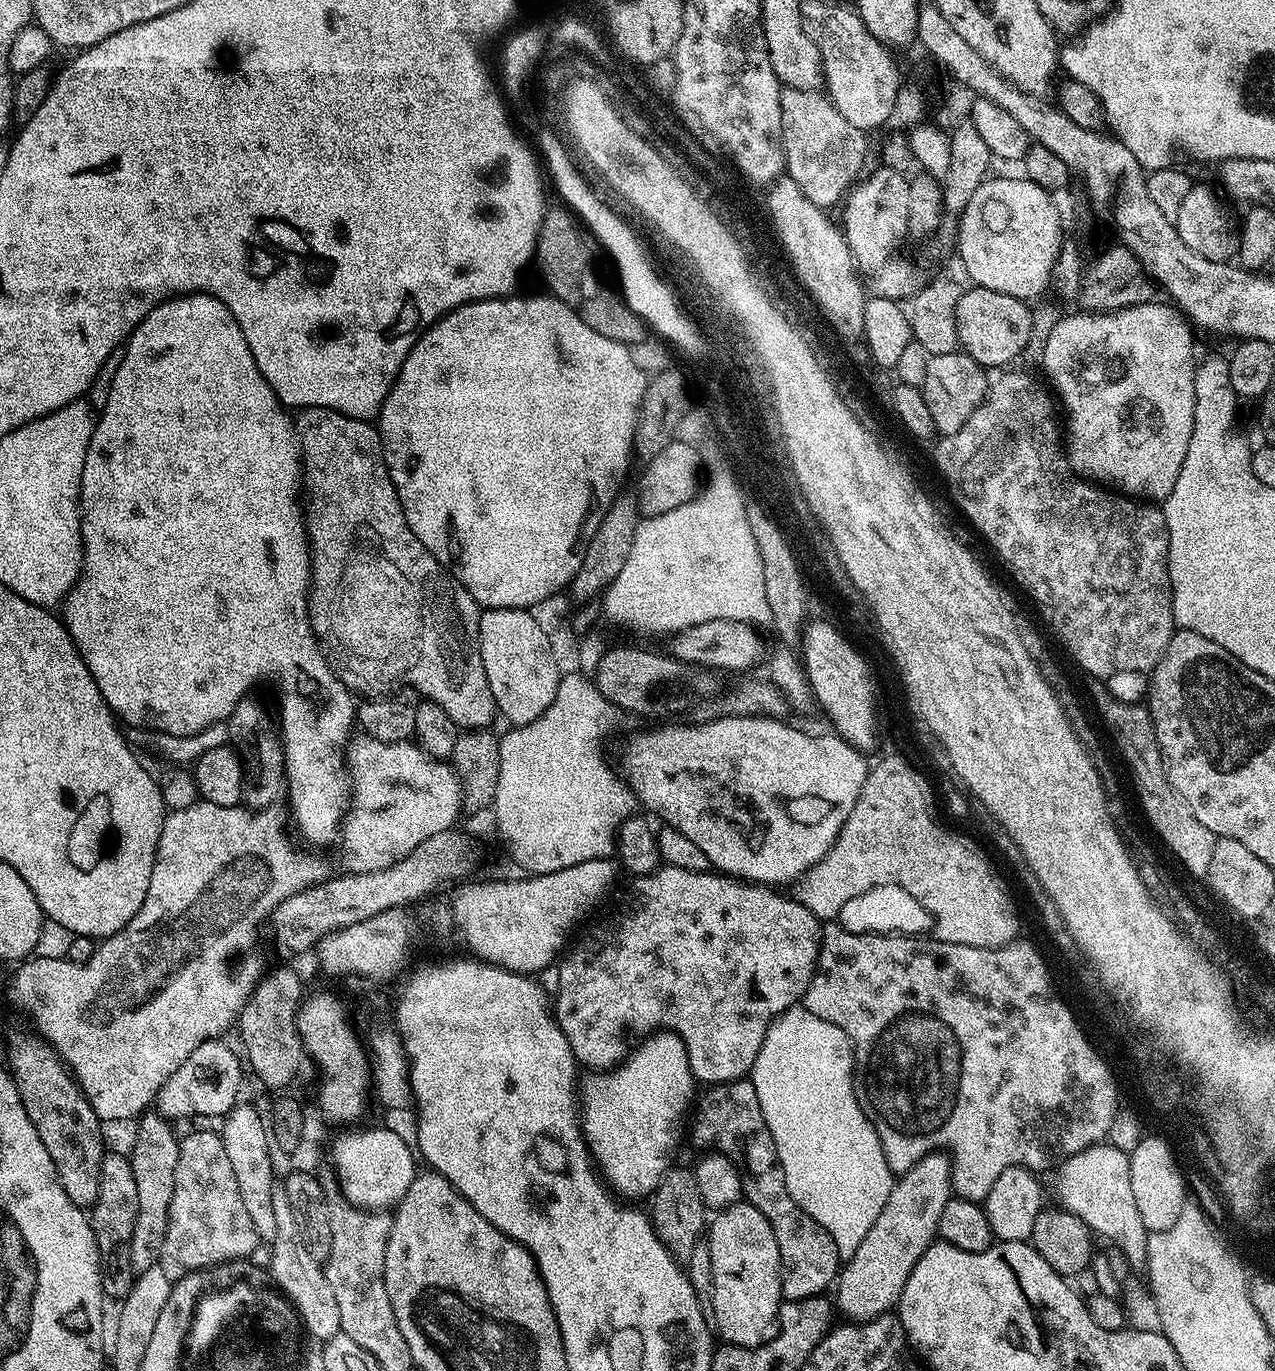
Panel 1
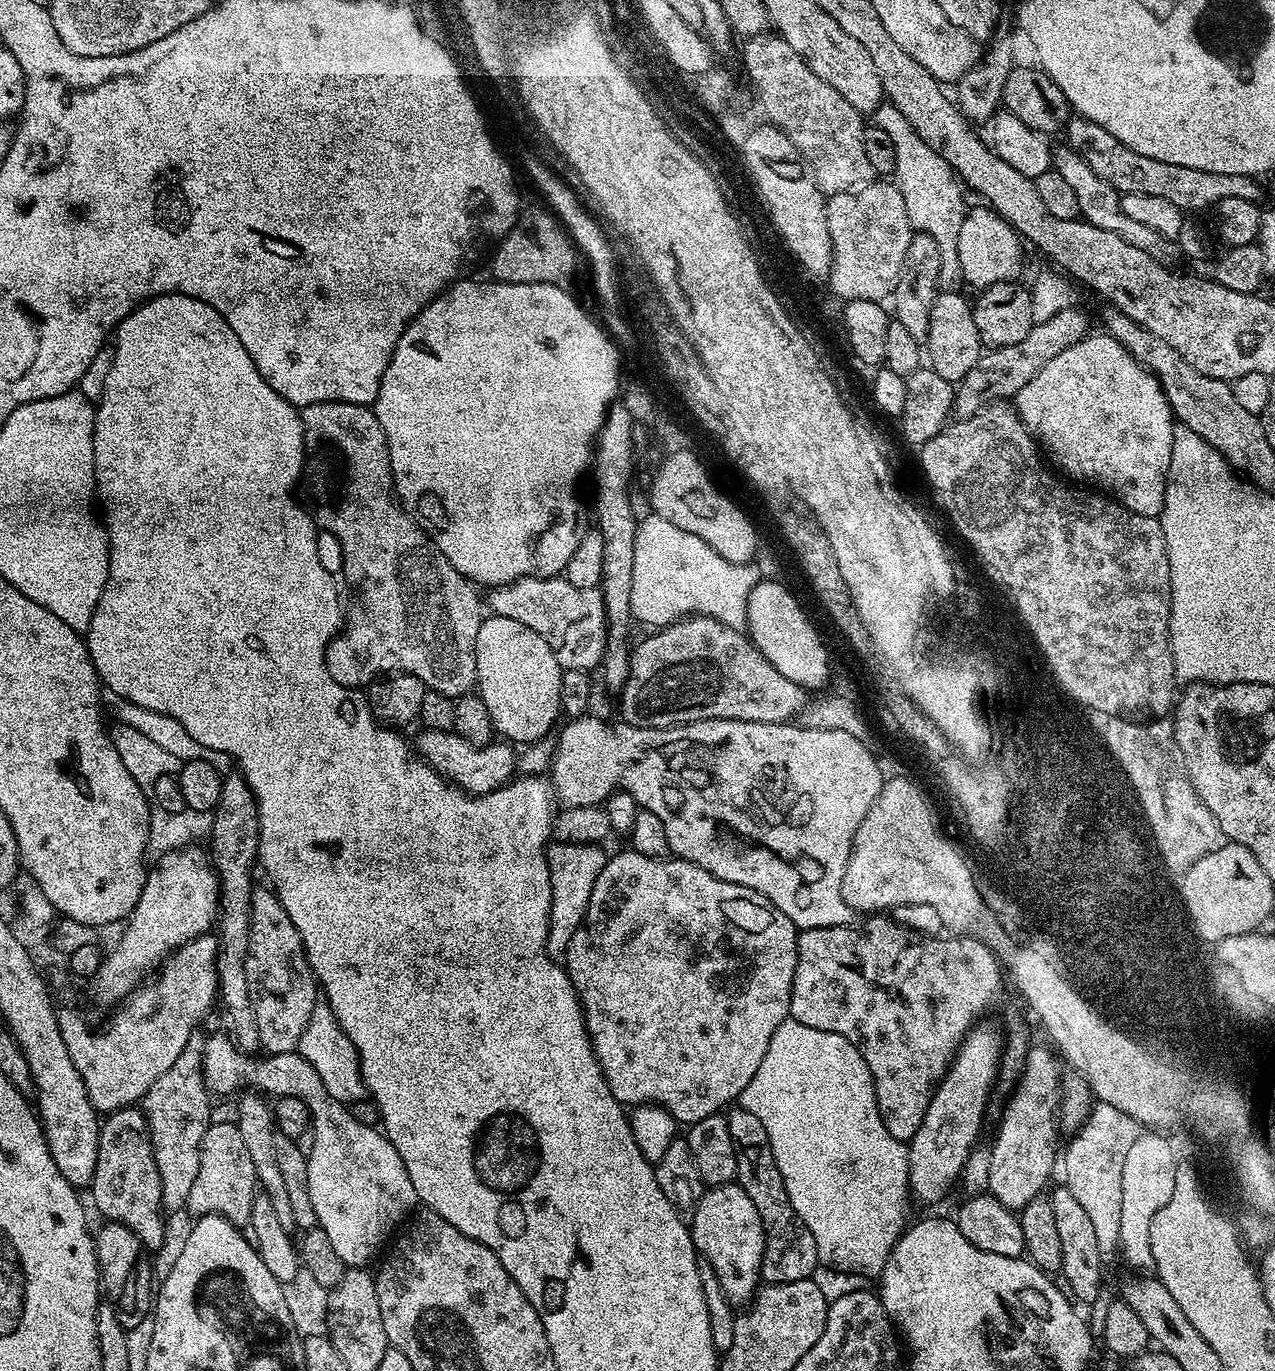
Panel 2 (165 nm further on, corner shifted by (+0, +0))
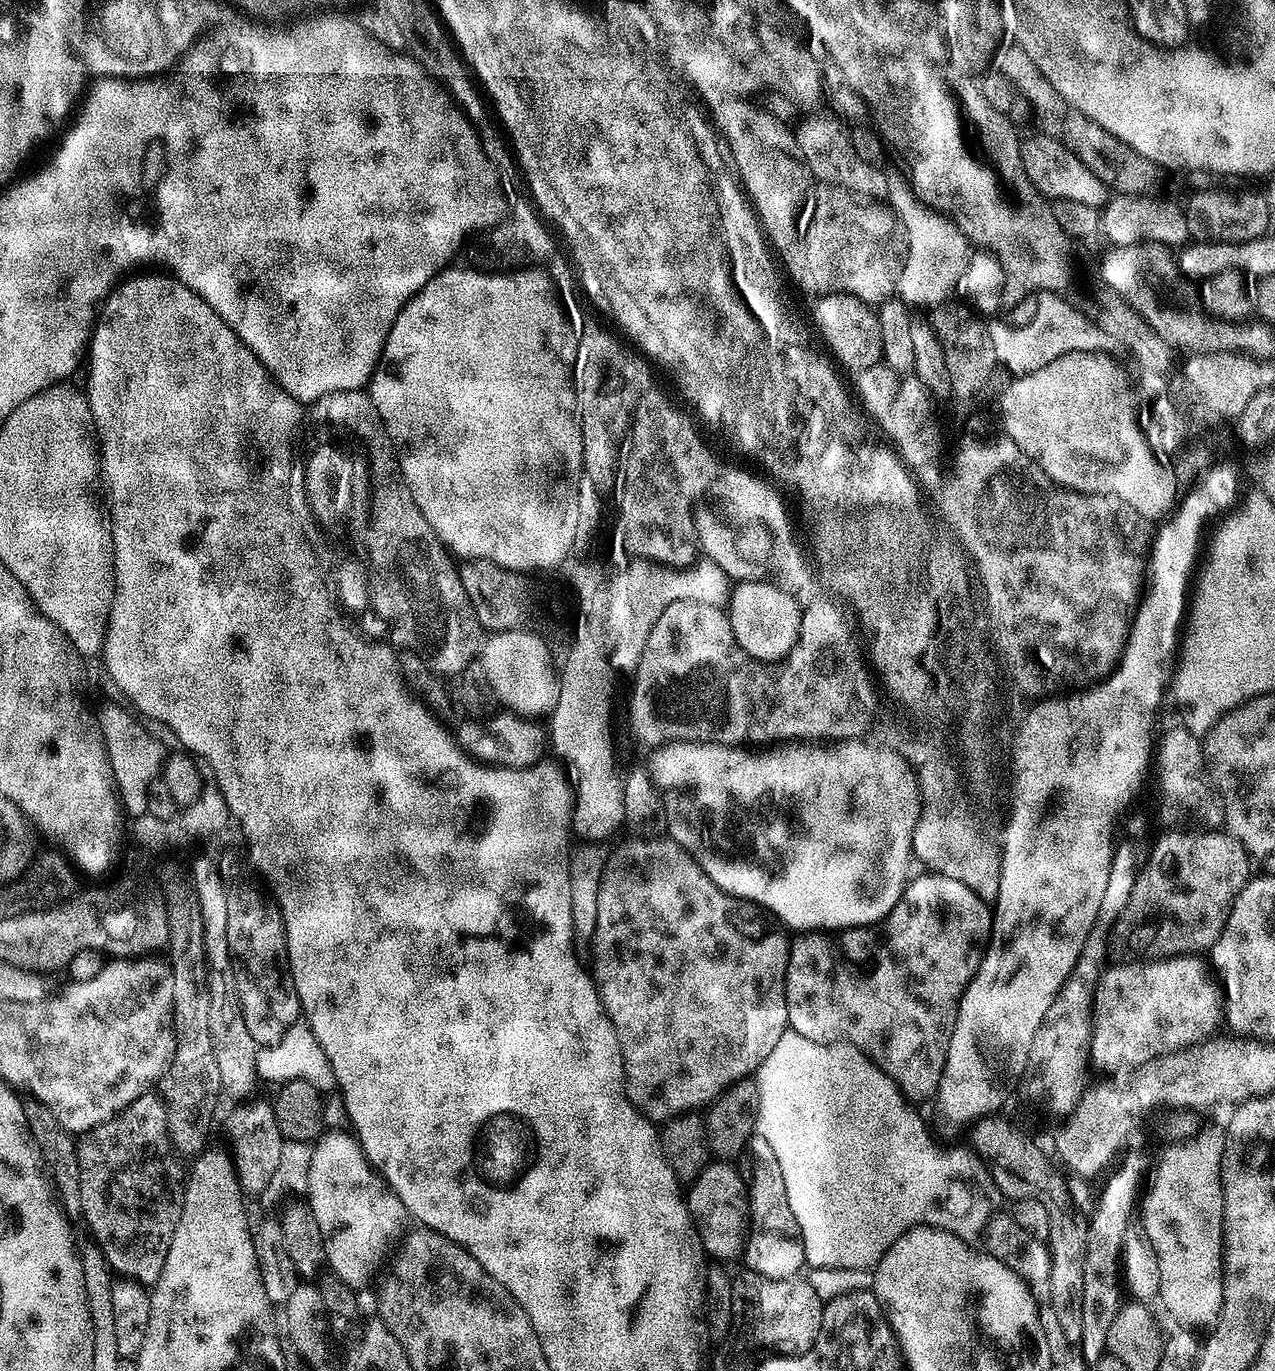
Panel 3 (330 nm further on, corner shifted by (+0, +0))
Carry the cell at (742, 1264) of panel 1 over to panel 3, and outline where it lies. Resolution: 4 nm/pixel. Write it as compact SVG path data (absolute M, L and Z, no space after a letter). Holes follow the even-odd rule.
M709 1162L691 1181L686 1199L705 1253L716 1262L739 1261L748 1231L748 1197L739 1171L728 1162Z

